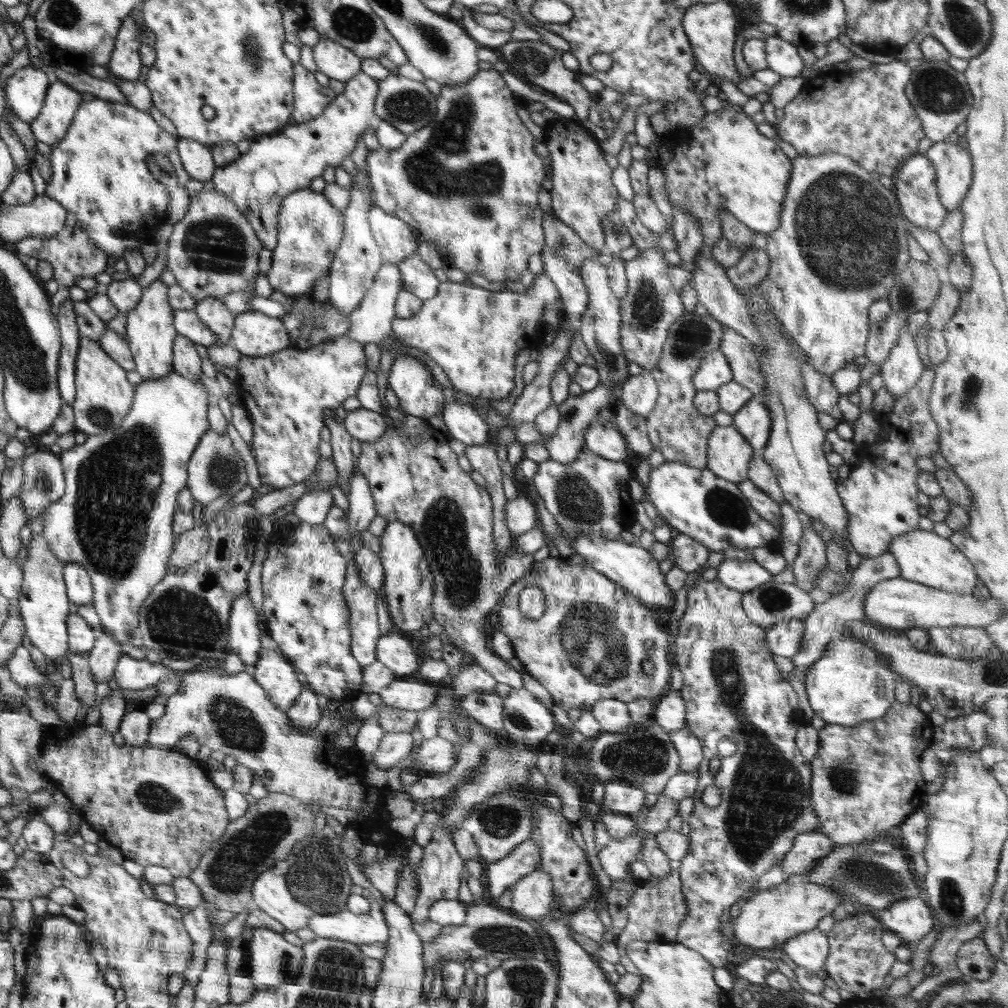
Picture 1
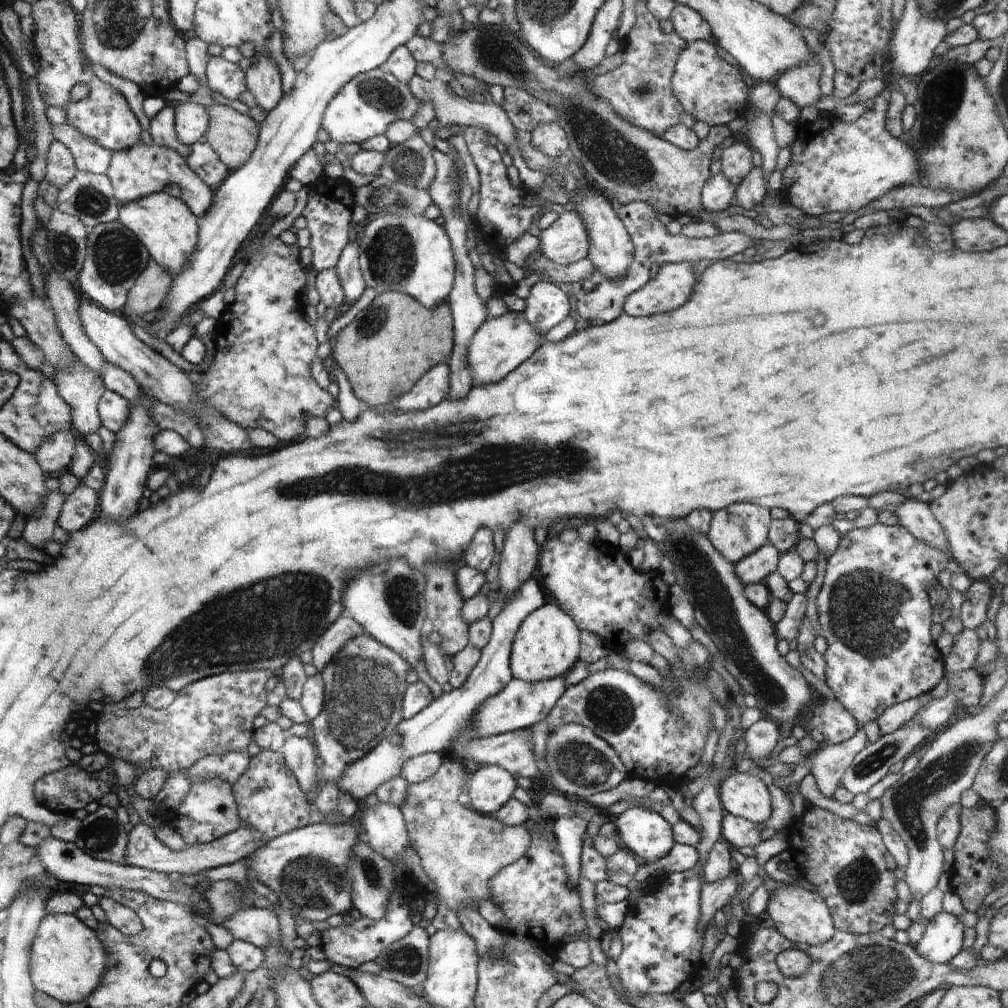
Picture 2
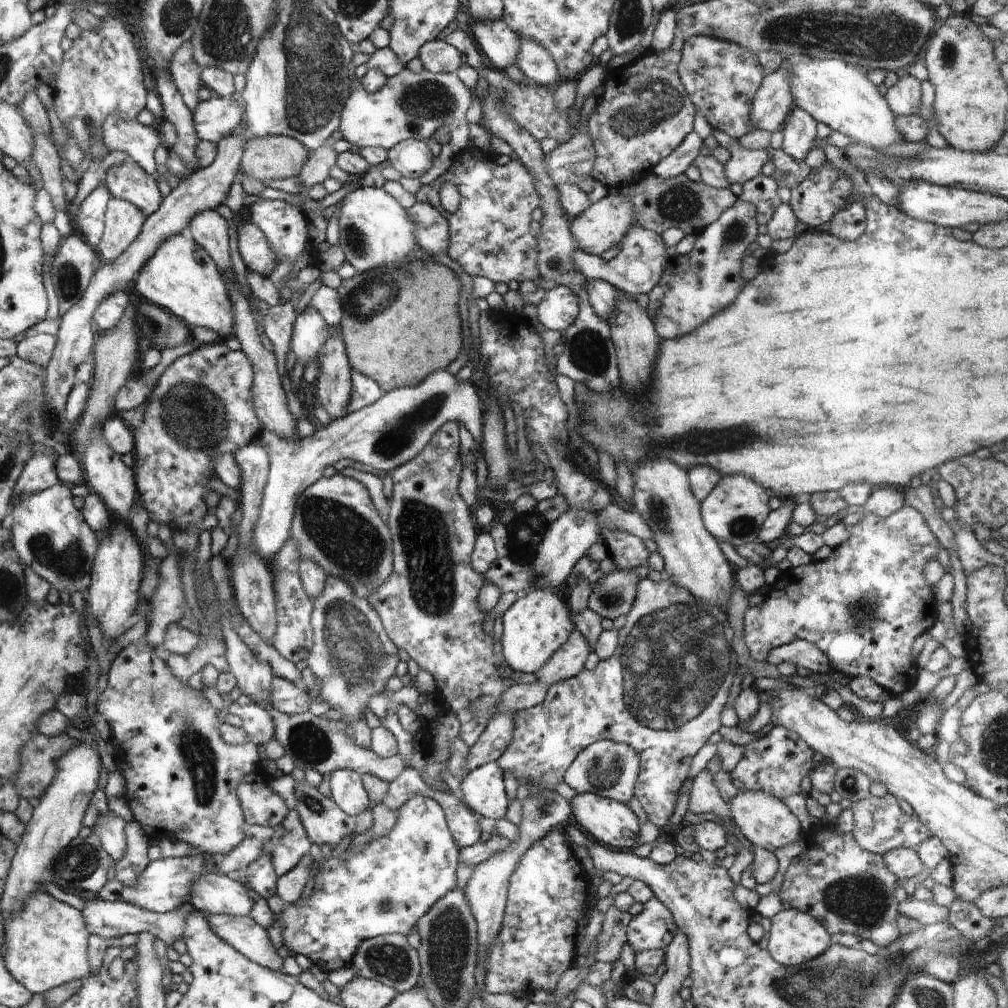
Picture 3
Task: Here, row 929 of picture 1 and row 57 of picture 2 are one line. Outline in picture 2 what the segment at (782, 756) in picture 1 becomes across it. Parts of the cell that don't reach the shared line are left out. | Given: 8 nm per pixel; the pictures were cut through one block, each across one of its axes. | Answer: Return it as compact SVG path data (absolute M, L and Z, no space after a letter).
M706 40L686 44L675 62L671 78L674 96L695 121L702 120L708 126L727 126L732 120L745 116L750 107L749 93L753 83L744 71L718 56L716 45Z

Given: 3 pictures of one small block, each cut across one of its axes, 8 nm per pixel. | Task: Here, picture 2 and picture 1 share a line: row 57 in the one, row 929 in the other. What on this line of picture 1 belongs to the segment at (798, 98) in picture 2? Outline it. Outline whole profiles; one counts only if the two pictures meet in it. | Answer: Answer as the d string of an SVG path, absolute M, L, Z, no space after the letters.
M815 927L786 940L782 949L797 966L817 973L824 968L828 958L828 936Z

